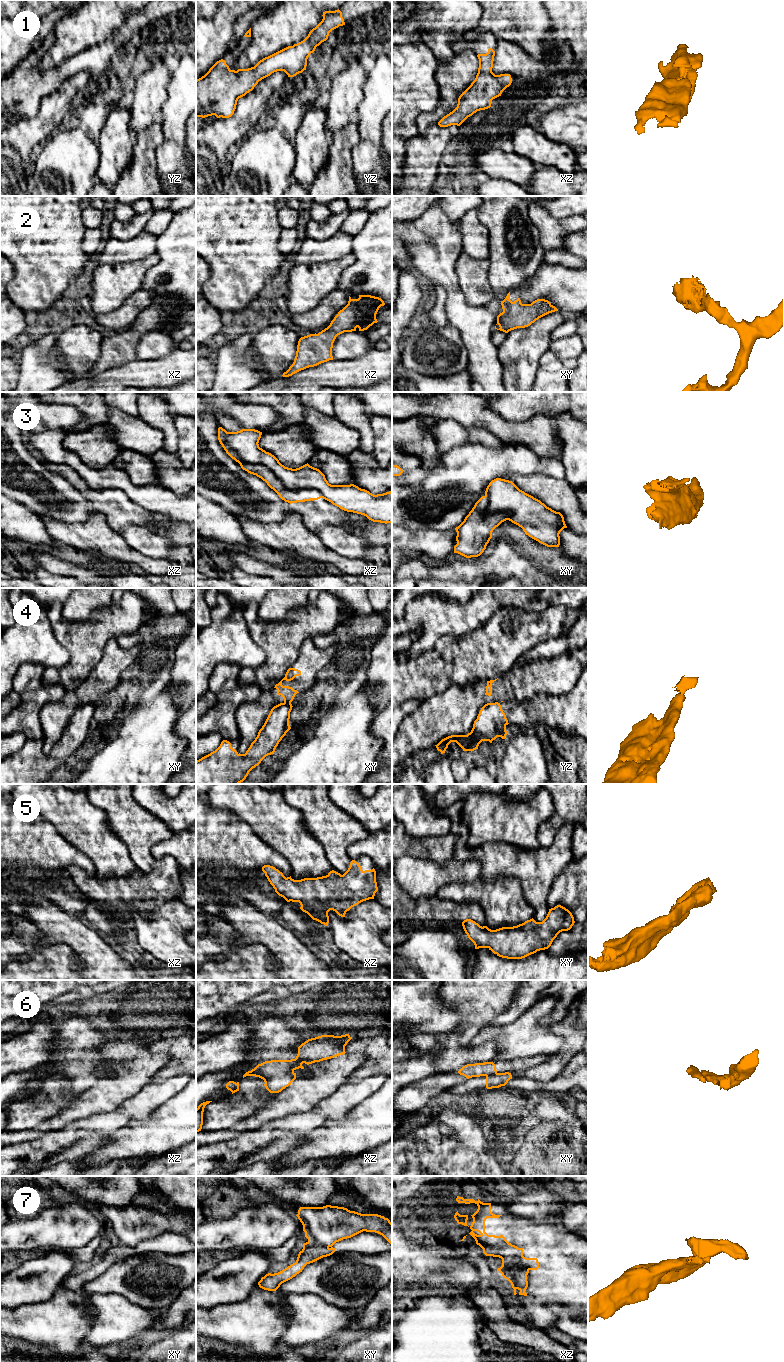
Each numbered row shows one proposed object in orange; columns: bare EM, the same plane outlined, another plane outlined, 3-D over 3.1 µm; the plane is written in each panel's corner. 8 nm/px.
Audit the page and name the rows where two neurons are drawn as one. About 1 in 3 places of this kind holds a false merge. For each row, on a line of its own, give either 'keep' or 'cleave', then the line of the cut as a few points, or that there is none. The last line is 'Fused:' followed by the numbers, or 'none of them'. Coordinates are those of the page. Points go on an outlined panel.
1: keep; no cut
2: keep; no cut
3: cleave; cut in xz along (225, 433), (242, 460), (321, 497)
4: cleave; cut in xy along (284, 702), (290, 703)
5: keep; no cut
6: cleave; cut in xy along (496, 1072), (486, 1076)
7: cleave; cut in xz along (523, 1266), (517, 1269), (514, 1281), (515, 1288)
Fused: 3, 4, 6, 7

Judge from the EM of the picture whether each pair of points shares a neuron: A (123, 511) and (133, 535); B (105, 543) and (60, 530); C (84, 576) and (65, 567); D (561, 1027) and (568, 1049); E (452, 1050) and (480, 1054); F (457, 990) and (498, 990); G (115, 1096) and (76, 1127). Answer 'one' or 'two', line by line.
A: two
B: one
C: one
D: one
E: one
F: one
G: two

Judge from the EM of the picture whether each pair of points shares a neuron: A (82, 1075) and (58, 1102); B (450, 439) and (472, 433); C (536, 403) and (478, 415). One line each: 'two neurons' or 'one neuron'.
A: two neurons
B: one neuron
C: two neurons

